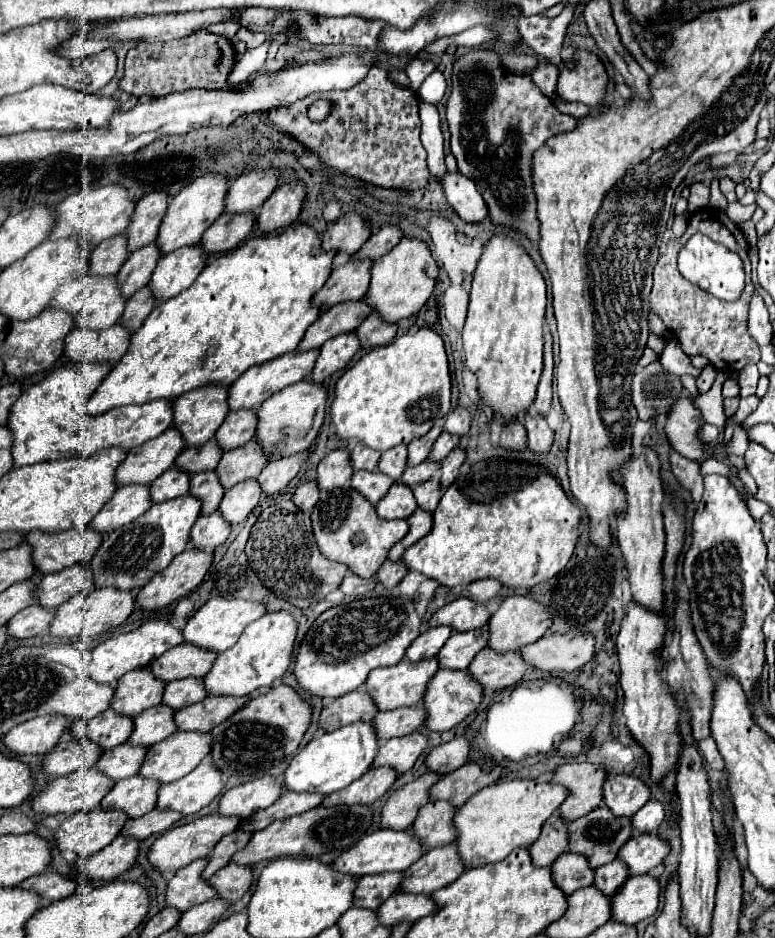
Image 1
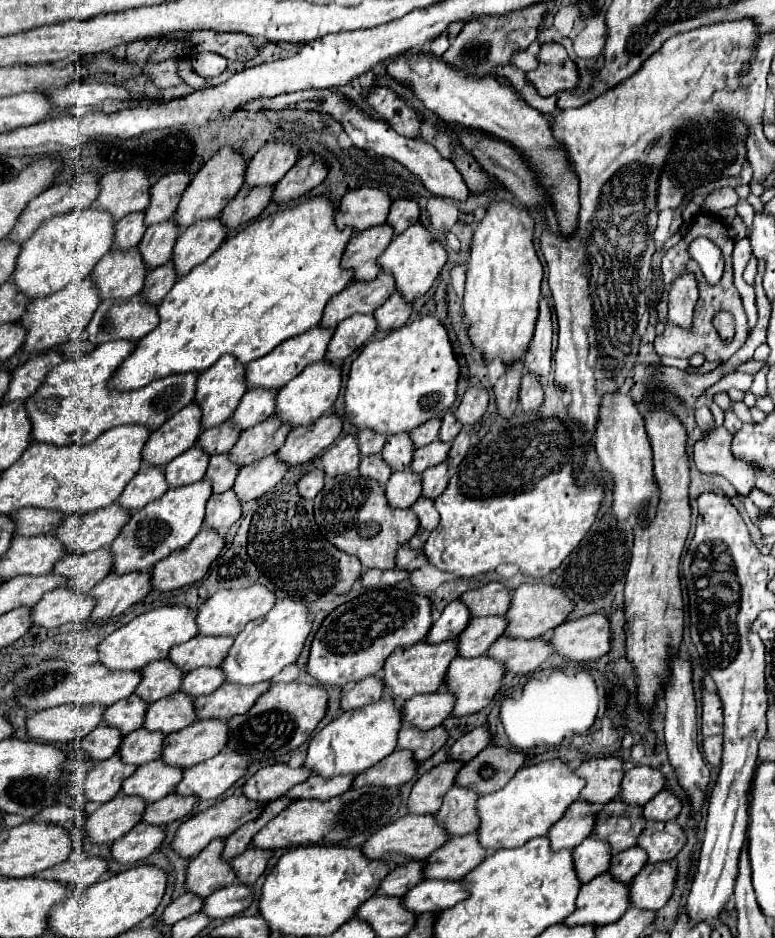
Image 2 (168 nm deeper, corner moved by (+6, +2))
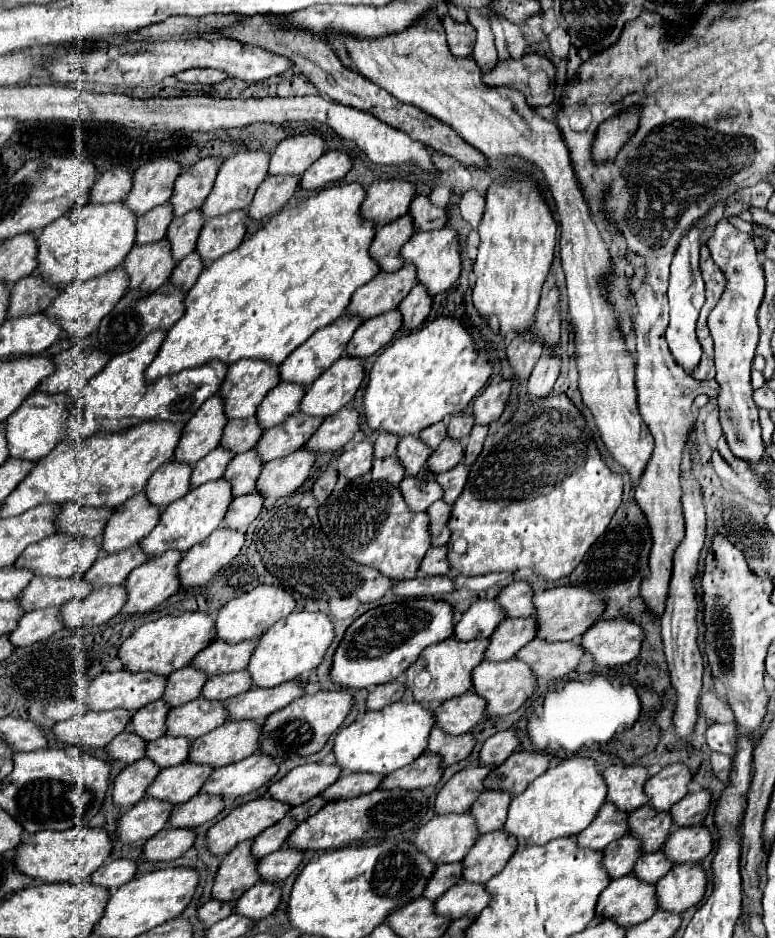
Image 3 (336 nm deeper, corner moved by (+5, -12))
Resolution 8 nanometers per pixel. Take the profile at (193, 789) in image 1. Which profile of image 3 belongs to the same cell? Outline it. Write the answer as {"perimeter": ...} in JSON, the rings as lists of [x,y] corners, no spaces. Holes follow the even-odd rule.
{"perimeter":[[[250,755],[238,763],[214,769],[204,781],[202,793],[218,795],[222,799],[236,799],[248,795],[270,781],[278,771],[278,765],[268,755]]]}

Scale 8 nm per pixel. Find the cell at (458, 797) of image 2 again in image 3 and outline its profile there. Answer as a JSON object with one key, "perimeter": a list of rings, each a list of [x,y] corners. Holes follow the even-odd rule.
{"perimeter":[[[484,791],[476,803],[468,809],[468,813],[474,815],[478,835],[502,829],[510,805],[510,795],[500,791]]]}

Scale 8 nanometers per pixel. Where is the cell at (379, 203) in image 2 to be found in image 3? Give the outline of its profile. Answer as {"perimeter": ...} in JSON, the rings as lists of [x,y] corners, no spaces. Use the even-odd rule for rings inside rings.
{"perimeter":[[[376,181],[366,189],[366,201],[360,207],[360,215],[372,221],[374,227],[396,221],[408,213],[408,205],[414,199],[414,187],[406,181]]]}

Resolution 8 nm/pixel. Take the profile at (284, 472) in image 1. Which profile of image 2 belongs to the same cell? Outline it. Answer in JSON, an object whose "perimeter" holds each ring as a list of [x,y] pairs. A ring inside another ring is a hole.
{"perimeter":[[[329,413],[319,417],[315,423],[305,427],[293,427],[283,449],[277,455],[287,461],[291,467],[303,465],[323,453],[329,445],[333,445],[343,429],[343,421],[339,415]]]}

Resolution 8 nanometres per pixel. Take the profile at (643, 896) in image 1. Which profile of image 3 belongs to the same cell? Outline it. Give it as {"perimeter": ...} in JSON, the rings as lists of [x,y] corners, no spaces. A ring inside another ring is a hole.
{"perimeter":[[[698,863],[674,865],[664,879],[656,883],[656,903],[660,911],[674,915],[696,905],[706,891],[706,873]]]}

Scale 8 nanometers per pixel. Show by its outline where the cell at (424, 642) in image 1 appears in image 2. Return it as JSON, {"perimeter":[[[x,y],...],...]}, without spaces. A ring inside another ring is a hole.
{"perimeter":[[[455,599],[453,603],[449,603],[445,607],[441,617],[433,623],[433,627],[427,635],[427,641],[439,643],[439,641],[455,639],[469,625],[469,621],[471,621],[469,607],[461,599]]]}

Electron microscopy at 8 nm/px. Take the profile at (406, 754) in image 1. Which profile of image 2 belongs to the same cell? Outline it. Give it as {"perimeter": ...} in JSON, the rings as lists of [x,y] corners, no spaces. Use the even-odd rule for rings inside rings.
{"perimeter":[[[405,725],[399,731],[399,749],[411,749],[417,761],[425,761],[433,753],[437,753],[447,743],[447,739],[449,739],[449,733],[443,725],[429,731],[417,729],[413,725]]]}

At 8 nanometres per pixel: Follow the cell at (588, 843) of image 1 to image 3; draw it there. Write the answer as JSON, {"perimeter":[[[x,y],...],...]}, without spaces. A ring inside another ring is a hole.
{"perimeter":[[[644,805],[628,815],[628,825],[630,825],[630,835],[634,839],[640,839],[642,853],[654,853],[662,849],[666,835],[670,833],[672,819],[668,811],[658,813],[650,805]]]}

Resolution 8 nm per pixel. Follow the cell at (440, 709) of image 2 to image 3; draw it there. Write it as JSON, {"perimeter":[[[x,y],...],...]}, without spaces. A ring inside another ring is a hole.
{"perimeter":[[[468,691],[460,697],[444,701],[440,707],[432,709],[434,727],[440,727],[448,735],[468,733],[484,713],[484,699],[474,691]]]}

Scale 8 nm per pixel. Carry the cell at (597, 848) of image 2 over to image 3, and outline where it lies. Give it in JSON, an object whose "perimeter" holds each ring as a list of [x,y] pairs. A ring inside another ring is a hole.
{"perimeter":[[[626,833],[624,837],[616,839],[612,845],[604,849],[600,865],[604,867],[610,879],[618,879],[632,871],[638,857],[640,857],[640,843]]]}

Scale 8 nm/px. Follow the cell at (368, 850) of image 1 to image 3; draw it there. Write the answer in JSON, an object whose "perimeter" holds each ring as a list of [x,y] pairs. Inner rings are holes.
{"perimeter":[[[436,815],[416,831],[414,847],[428,855],[432,863],[456,863],[466,857],[476,839],[472,815]]]}

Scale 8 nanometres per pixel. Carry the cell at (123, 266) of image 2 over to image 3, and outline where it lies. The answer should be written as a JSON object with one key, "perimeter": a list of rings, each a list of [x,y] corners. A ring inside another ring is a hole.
{"perimeter":[[[164,239],[152,245],[134,245],[122,261],[130,281],[128,289],[142,293],[152,293],[162,287],[168,281],[174,265],[170,245]]]}

